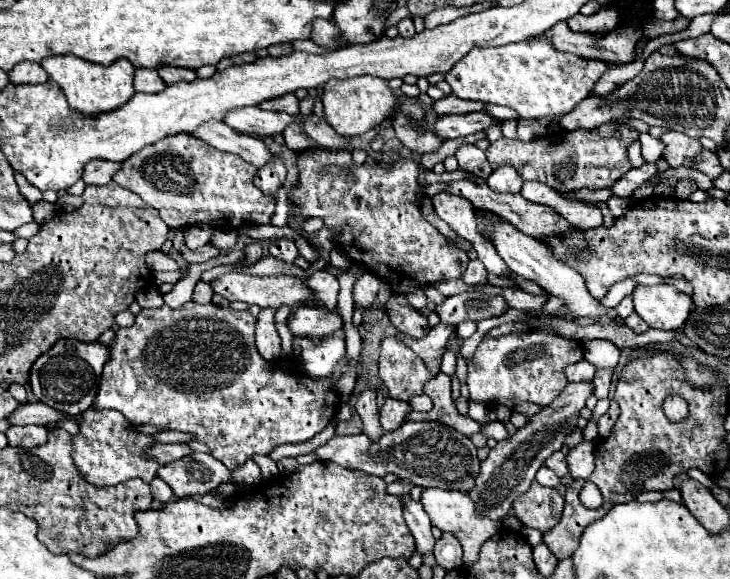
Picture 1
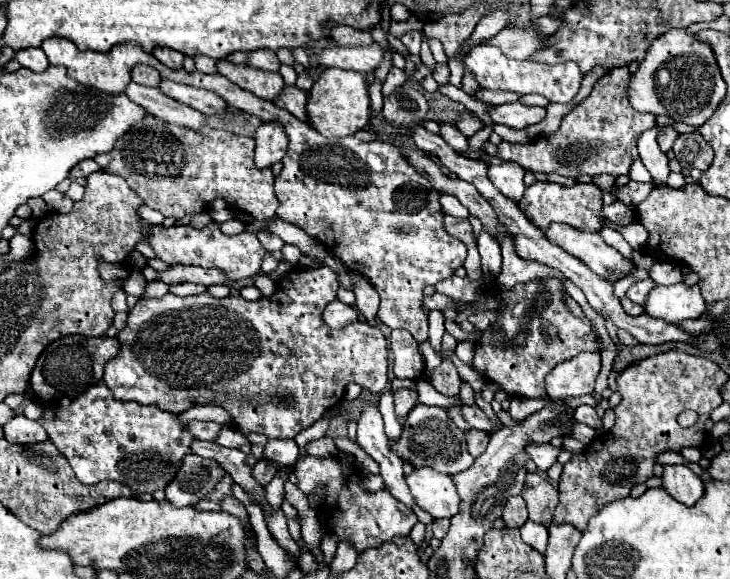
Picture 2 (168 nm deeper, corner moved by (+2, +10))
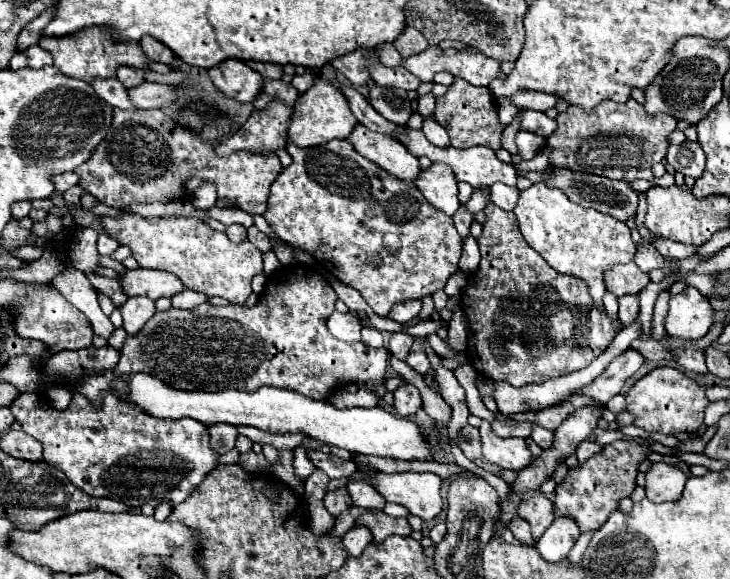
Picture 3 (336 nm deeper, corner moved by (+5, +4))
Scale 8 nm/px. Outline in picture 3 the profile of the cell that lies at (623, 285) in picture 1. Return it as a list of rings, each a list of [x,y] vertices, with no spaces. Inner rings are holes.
[[[436,333],[427,336],[428,341],[433,348],[433,350],[439,356],[444,356],[444,358],[454,358],[457,353],[450,349],[447,342],[440,339]]]

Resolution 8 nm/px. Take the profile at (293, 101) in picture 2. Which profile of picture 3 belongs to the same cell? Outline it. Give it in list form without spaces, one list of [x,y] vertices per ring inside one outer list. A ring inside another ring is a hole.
[[[264,80],[262,82],[262,94],[253,101],[257,110],[263,110],[273,100],[282,100],[288,106],[294,106],[298,98],[298,90],[294,90],[292,84],[286,84],[282,80]]]

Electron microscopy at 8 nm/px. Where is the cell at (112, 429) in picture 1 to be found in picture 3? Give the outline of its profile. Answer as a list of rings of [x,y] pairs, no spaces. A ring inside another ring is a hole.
[[[18,394],[18,398],[10,404],[10,412],[20,428],[36,438],[44,448],[46,464],[62,470],[66,478],[80,490],[98,498],[114,498],[132,510],[142,508],[144,504],[158,506],[162,502],[170,502],[176,506],[184,502],[188,494],[192,494],[200,482],[206,478],[214,466],[218,466],[218,454],[210,446],[208,428],[192,418],[182,420],[160,420],[152,418],[134,406],[122,404],[118,398],[108,394],[104,398],[104,406],[96,410],[84,396],[74,394],[70,406],[66,410],[54,410],[46,404],[44,396],[38,394]]]

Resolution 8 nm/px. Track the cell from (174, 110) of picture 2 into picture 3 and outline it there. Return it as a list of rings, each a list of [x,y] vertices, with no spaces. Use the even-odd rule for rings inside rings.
[[[106,78],[106,80],[100,80],[98,82],[92,82],[94,86],[94,92],[104,100],[104,102],[110,102],[110,106],[114,108],[124,108],[124,110],[136,110],[126,94],[126,88],[122,86],[122,82],[118,78]]]

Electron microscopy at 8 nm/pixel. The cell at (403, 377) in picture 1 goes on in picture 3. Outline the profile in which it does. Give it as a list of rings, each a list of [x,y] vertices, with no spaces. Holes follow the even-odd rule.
[[[394,332],[392,338],[390,338],[390,352],[392,352],[398,360],[406,360],[412,342],[414,342],[414,338],[412,338],[410,334],[406,334],[406,332]]]

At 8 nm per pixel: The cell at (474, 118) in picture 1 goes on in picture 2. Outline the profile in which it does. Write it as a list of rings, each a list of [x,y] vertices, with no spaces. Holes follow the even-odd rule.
[[[513,102],[503,106],[491,106],[489,114],[495,124],[505,124],[509,128],[525,128],[541,122],[545,118],[545,108],[523,106],[521,102]]]

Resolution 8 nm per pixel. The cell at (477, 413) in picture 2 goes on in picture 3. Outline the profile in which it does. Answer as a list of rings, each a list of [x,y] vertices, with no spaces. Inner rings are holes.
[[[496,420],[492,424],[494,432],[502,438],[508,436],[522,436],[522,438],[530,438],[532,434],[532,424],[530,422],[514,422],[514,420]]]

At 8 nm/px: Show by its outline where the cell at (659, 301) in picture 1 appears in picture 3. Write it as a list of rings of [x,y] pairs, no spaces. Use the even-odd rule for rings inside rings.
[[[684,288],[670,298],[670,312],[666,316],[668,336],[698,340],[708,334],[714,324],[714,308],[708,298],[696,288]]]

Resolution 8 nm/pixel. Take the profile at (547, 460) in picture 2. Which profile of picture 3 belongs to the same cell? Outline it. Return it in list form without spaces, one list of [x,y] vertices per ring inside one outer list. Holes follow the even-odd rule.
[[[482,422],[480,434],[484,458],[500,468],[522,470],[534,460],[524,438],[500,438],[492,432],[492,426],[488,422]]]

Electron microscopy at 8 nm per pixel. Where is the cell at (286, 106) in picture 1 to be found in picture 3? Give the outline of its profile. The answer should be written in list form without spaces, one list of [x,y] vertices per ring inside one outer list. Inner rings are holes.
[[[236,58],[212,66],[208,74],[218,90],[240,102],[252,102],[262,88],[262,76],[248,68],[246,62]]]

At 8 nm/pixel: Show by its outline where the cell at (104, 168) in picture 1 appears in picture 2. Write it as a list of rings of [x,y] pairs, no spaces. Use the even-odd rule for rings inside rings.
[[[86,159],[73,166],[73,170],[71,170],[71,174],[73,176],[77,176],[77,178],[85,178],[85,176],[89,176],[91,172],[97,172],[97,170],[101,170],[101,168],[97,168],[97,164],[95,164],[94,159]]]

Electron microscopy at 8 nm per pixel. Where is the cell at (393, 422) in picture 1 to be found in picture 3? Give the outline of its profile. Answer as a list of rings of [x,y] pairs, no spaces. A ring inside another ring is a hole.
[[[404,382],[394,390],[394,410],[398,416],[414,416],[418,408],[422,408],[422,400],[416,386]]]

